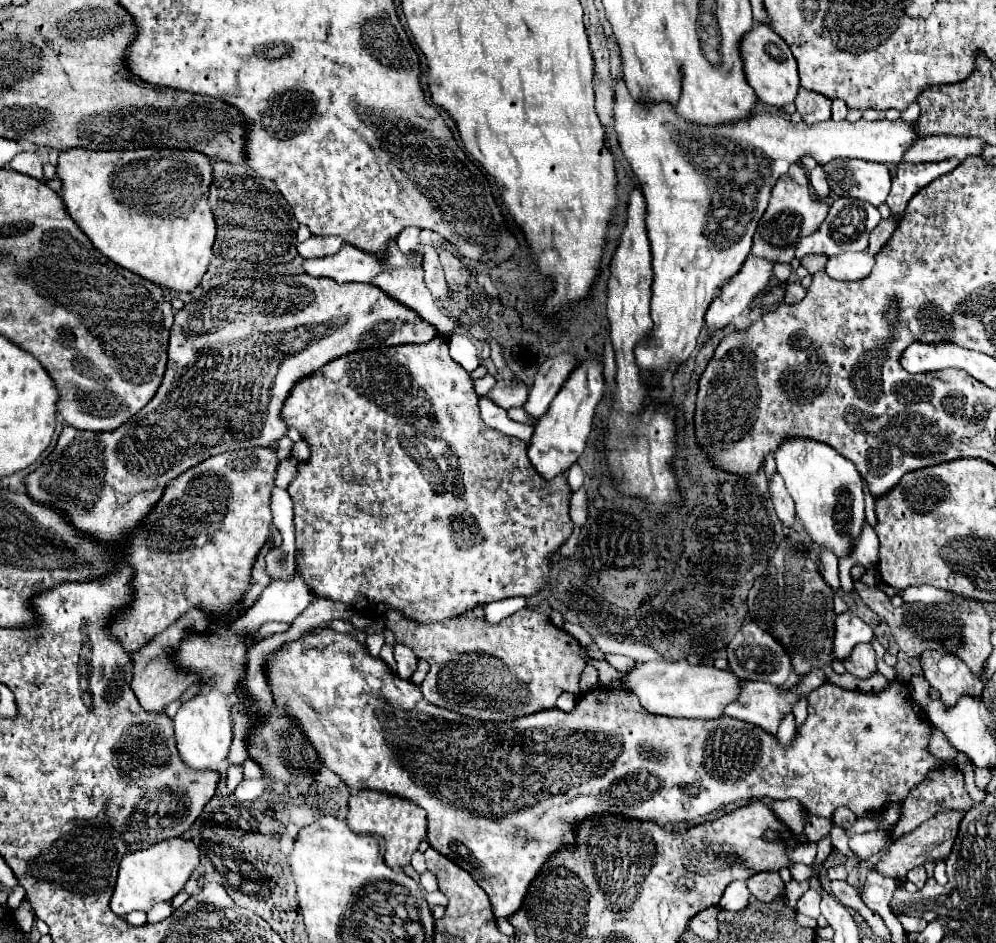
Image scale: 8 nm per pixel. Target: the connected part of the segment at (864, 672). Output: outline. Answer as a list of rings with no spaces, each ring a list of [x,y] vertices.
[[[861,643],[861,647],[853,649],[853,655],[845,659],[845,669],[855,675],[857,679],[867,679],[877,673],[877,661],[875,661],[875,651],[871,645]]]

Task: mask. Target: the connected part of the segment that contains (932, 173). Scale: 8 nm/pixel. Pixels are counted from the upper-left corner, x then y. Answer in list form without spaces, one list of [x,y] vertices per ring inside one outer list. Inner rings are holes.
[[[945,159],[937,163],[919,163],[919,165],[905,165],[899,167],[897,177],[893,179],[891,193],[887,197],[887,205],[893,211],[893,217],[899,221],[905,213],[909,199],[921,191],[925,185],[935,181],[937,177],[953,171],[959,165],[959,159]]]

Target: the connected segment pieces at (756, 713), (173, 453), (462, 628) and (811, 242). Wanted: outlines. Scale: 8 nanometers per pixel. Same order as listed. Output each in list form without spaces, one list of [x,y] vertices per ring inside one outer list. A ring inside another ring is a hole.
[[[815,667],[811,671],[807,671],[801,681],[793,687],[793,689],[781,689],[777,685],[771,685],[771,683],[765,683],[765,681],[743,681],[745,683],[745,691],[741,691],[741,699],[737,699],[737,703],[731,703],[727,709],[725,709],[725,715],[733,717],[733,719],[739,719],[739,721],[745,721],[745,723],[751,723],[751,725],[757,725],[761,727],[765,733],[777,737],[777,729],[783,721],[783,717],[787,713],[793,713],[793,707],[795,703],[809,695],[813,689],[829,683],[829,677],[825,675],[823,669]]]
[[[279,275],[267,279],[231,279],[207,291],[193,303],[175,313],[169,339],[169,361],[165,379],[141,413],[117,431],[91,433],[65,427],[57,447],[41,463],[41,467],[25,477],[27,493],[39,503],[61,507],[75,527],[89,531],[101,543],[117,543],[123,531],[141,523],[145,511],[161,497],[163,487],[179,473],[193,465],[231,449],[269,447],[287,433],[287,425],[279,419],[281,403],[289,395],[289,387],[301,375],[317,371],[329,359],[337,359],[357,349],[391,347],[405,343],[427,343],[437,337],[437,329],[423,321],[415,311],[389,297],[371,283],[339,285],[329,277]],[[265,301],[265,311],[247,311],[247,305]],[[241,345],[243,351],[225,351]]]
[[[521,609],[503,619],[499,625],[487,625],[483,619],[469,617],[453,617],[445,619],[443,623],[419,625],[405,619],[397,611],[387,611],[385,625],[389,631],[393,631],[395,643],[407,645],[409,649],[413,649],[417,659],[425,659],[431,665],[431,671],[421,683],[423,697],[429,703],[455,711],[463,717],[479,721],[513,721],[525,715],[553,709],[561,693],[581,695],[579,677],[587,665],[583,657],[583,647],[573,635],[569,635],[561,627],[555,627],[539,611]]]
[[[839,197],[831,203],[829,215],[821,223],[821,227],[813,235],[807,235],[797,243],[795,257],[801,259],[811,253],[833,257],[833,255],[847,253],[847,251],[865,251],[869,233],[879,225],[879,221],[881,221],[881,215],[879,215],[877,207],[873,207],[871,203],[865,203],[861,199],[853,199],[853,197]]]

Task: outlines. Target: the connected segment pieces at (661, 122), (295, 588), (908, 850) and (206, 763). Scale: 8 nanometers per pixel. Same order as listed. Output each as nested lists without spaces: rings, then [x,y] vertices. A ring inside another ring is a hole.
[[[619,79],[619,83],[617,83],[617,95],[615,95],[615,99],[617,99],[617,101],[615,101],[615,131],[617,131],[617,135],[619,135],[619,145],[621,145],[621,151],[623,151],[625,159],[629,161],[633,173],[637,175],[637,179],[639,179],[639,183],[641,183],[641,189],[643,189],[643,193],[645,193],[645,201],[647,201],[647,231],[649,231],[649,241],[651,241],[652,270],[653,273],[655,273],[655,275],[653,275],[650,304],[653,331],[651,331],[649,339],[645,339],[645,343],[639,343],[639,345],[635,347],[635,361],[637,361],[637,367],[641,369],[641,377],[643,377],[649,385],[653,385],[655,381],[661,379],[661,367],[669,367],[669,365],[673,365],[673,363],[675,363],[675,365],[681,365],[681,363],[685,363],[685,361],[689,359],[689,355],[693,353],[697,344],[697,338],[701,333],[701,329],[703,329],[703,317],[705,317],[705,311],[707,311],[709,303],[719,295],[721,283],[723,283],[727,277],[733,277],[733,275],[741,269],[741,265],[745,263],[745,259],[747,259],[747,255],[749,255],[749,251],[751,251],[751,237],[753,237],[753,233],[755,233],[755,227],[757,227],[761,215],[763,215],[765,209],[767,209],[771,189],[773,189],[775,181],[777,181],[783,173],[787,173],[791,164],[796,163],[797,159],[803,156],[813,157],[819,165],[827,165],[827,163],[833,161],[833,159],[863,159],[863,161],[875,161],[875,163],[899,163],[899,159],[901,159],[901,155],[905,153],[905,149],[909,147],[909,143],[913,143],[913,141],[917,139],[917,137],[915,137],[915,123],[887,121],[887,119],[877,119],[877,121],[859,119],[857,123],[849,123],[849,121],[839,121],[839,123],[837,123],[837,121],[829,119],[829,121],[815,123],[815,125],[809,127],[807,123],[793,125],[791,121],[787,121],[787,119],[783,119],[783,117],[779,117],[779,115],[753,115],[753,117],[749,117],[747,121],[741,121],[741,123],[735,123],[735,125],[725,125],[725,127],[695,127],[693,123],[685,123],[683,119],[677,119],[677,113],[673,111],[673,107],[665,107],[665,103],[661,103],[661,107],[653,107],[653,111],[645,111],[643,107],[637,107],[637,101],[629,95],[629,91],[627,91],[625,83],[621,83],[621,79]],[[723,149],[727,149],[727,151],[731,149],[731,153],[735,153],[737,157],[723,157],[723,153],[727,153],[727,151],[723,151]],[[699,165],[705,167],[705,169],[707,169],[707,175],[711,175],[711,177],[707,177],[705,173],[701,173],[701,171],[699,171]],[[729,169],[735,169],[735,171],[737,171],[737,203],[733,203],[733,215],[713,215],[713,211],[719,207],[719,203],[713,201],[713,197],[717,197],[717,191],[721,191],[721,189],[719,189],[721,179],[715,179],[715,177],[725,177]]]
[[[295,575],[293,581],[271,581],[261,593],[257,603],[235,623],[235,629],[241,633],[257,631],[267,621],[293,623],[299,613],[307,609],[313,601],[313,593],[305,587],[303,579]]]
[[[941,811],[933,819],[925,821],[921,827],[917,827],[915,831],[905,833],[901,839],[895,839],[893,845],[889,847],[889,851],[877,863],[877,871],[897,879],[899,875],[907,875],[909,869],[913,869],[917,865],[923,865],[925,861],[931,861],[931,859],[935,861],[939,857],[943,859],[945,855],[949,855],[949,851],[951,851],[951,847],[955,843],[957,829],[959,829],[959,823],[961,823],[963,817],[965,817],[963,811]]]
[[[201,691],[181,705],[175,719],[175,739],[181,759],[193,769],[217,769],[223,765],[233,739],[231,703],[219,691]]]

